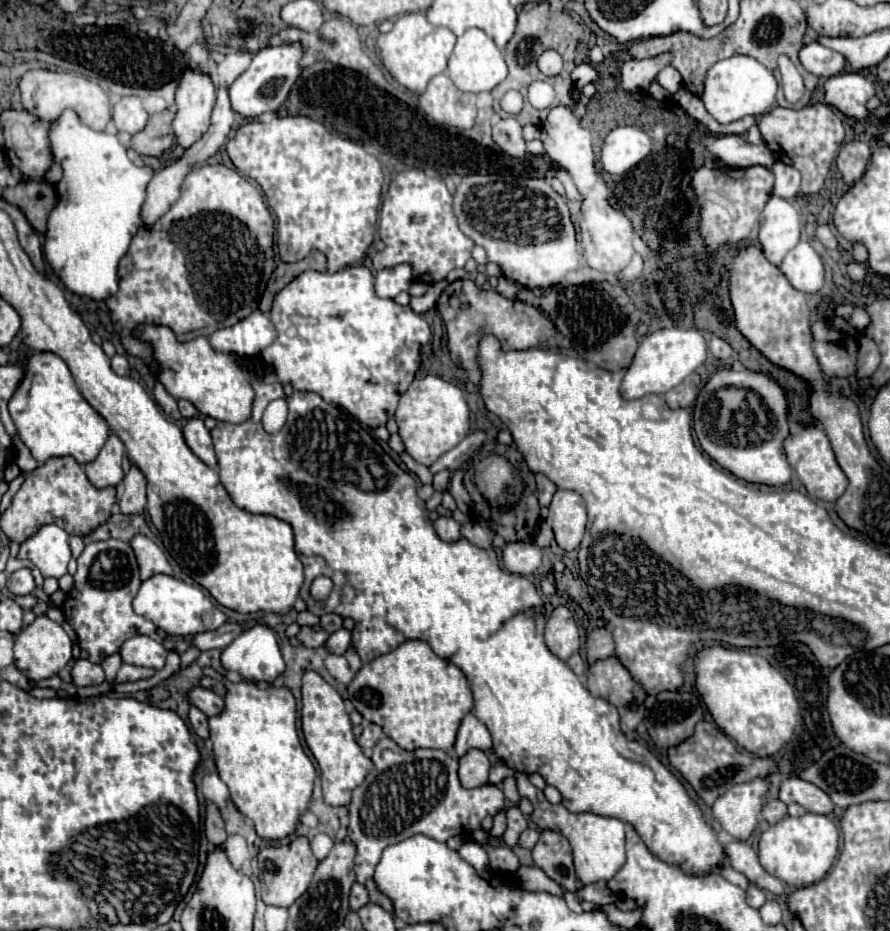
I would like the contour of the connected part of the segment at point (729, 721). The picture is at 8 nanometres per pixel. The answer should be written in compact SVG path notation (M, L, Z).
M706 647L696 657L696 689L704 699L714 723L740 747L770 757L794 735L798 723L798 701L790 683L760 655L742 649Z

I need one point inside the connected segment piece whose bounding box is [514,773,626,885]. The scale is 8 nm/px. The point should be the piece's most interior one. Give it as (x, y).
(598, 842)

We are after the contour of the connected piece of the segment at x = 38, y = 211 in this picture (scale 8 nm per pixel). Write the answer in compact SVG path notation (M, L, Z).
M22 181L12 189L4 189L4 199L16 207L20 207L30 221L30 225L38 231L46 231L46 221L50 211L56 205L56 191L52 185Z

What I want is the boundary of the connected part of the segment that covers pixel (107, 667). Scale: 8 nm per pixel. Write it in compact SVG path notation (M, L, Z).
M114 653L114 655L110 655L110 657L104 659L102 667L104 667L104 671L106 671L106 679L108 679L110 683L114 681L114 677L116 677L120 665L122 665L122 657L120 657L120 653Z

